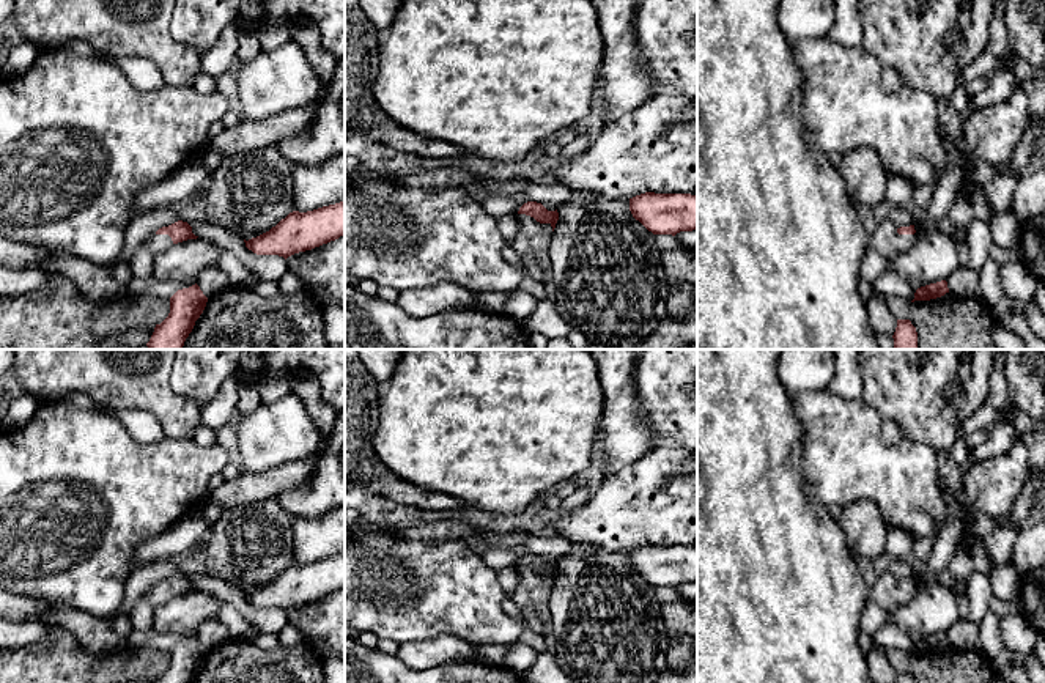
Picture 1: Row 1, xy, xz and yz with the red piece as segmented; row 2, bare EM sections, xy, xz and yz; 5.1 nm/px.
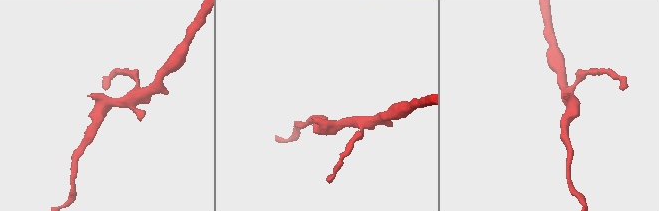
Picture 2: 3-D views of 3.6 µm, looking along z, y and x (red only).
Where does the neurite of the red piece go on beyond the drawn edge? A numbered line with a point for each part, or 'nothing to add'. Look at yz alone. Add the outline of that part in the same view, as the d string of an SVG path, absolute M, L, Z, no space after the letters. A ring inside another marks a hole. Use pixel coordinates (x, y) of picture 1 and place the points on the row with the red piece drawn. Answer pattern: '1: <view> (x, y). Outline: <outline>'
1: yz (885, 239). Outline: M889 219L880 222L870 234L870 247L888 260L899 252L908 250L914 241L914 234L899 234L897 227Z

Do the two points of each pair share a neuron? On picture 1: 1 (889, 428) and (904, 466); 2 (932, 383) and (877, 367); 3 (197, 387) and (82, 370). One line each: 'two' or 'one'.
1: two
2: one
3: two

